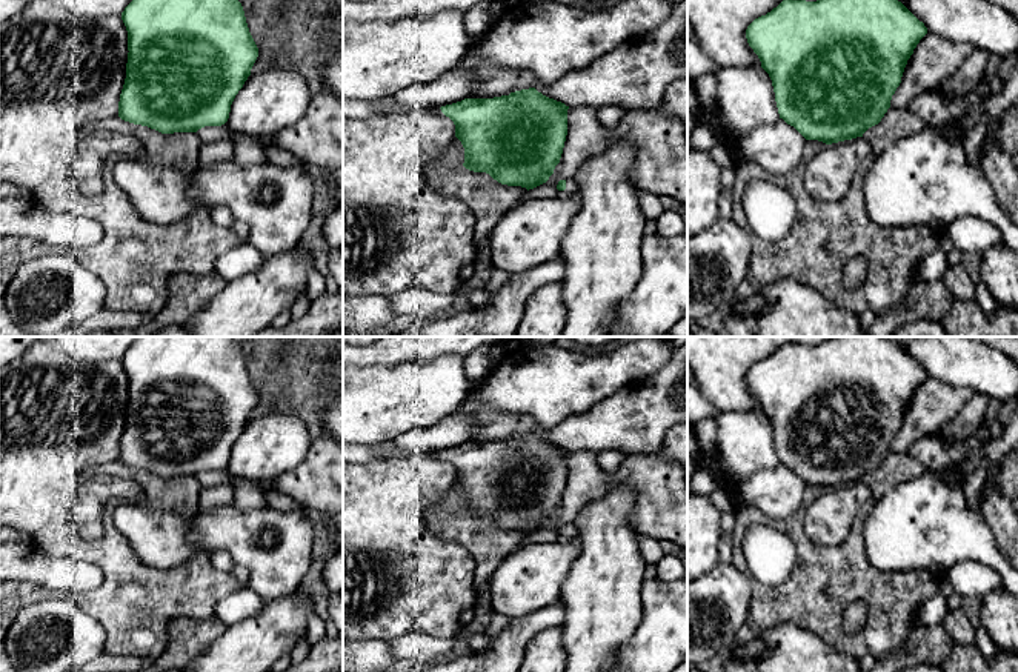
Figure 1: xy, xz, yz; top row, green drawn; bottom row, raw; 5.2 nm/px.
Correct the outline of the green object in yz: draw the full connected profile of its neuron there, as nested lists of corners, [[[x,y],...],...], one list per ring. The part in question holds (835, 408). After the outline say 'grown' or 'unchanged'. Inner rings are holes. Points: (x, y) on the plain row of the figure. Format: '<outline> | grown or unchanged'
[[[830,337],[817,346],[787,343],[746,374],[749,391],[772,424],[780,463],[806,484],[826,489],[863,481],[881,466],[901,427],[907,404],[926,378],[924,368],[887,337]]] | unchanged

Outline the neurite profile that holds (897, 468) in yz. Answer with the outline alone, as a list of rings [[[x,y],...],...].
[[[889,452],[881,466],[869,472],[863,481],[870,489],[870,501],[864,506],[870,509],[887,491],[924,474],[927,467],[909,454]]]

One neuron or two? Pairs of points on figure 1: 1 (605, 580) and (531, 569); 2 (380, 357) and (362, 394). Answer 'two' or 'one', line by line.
1: two
2: two

